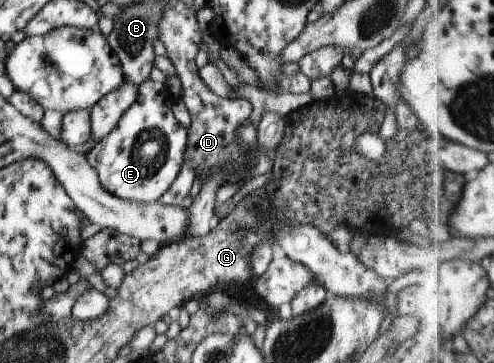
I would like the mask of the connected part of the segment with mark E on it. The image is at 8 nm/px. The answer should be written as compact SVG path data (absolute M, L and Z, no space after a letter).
M148 78L139 85L137 101L123 113L117 126L99 140L94 149L86 156L88 163L95 169L101 186L117 198L133 202L155 202L165 194L170 184L175 181L184 161L186 146L188 145L188 129L179 125L173 114L173 105L178 98L174 97L166 83L152 81Z

